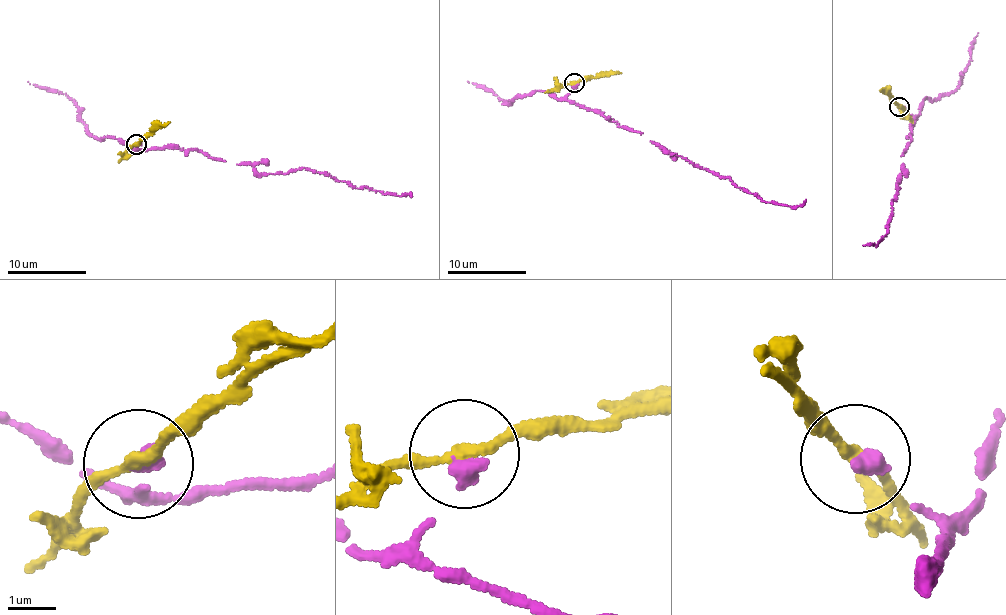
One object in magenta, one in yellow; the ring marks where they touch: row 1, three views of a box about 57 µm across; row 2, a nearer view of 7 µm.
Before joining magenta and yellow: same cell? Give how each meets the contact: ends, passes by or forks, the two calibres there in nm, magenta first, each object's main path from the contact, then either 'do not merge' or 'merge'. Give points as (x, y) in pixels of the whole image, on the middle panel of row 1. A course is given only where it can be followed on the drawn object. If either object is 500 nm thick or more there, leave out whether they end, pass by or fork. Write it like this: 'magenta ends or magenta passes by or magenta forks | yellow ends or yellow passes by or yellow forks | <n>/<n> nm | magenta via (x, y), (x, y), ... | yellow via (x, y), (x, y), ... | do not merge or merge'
magenta ends | yellow passes by | 320/180 nm | magenta via (572, 82), (568, 100), (642, 133), (693, 163), (730, 177), (736, 187), (763, 201), (797, 206), (805, 199) | yellow via (574, 82), (621, 73) | do not merge

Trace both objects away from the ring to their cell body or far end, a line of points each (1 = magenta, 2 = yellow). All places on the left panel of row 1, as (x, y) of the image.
1: (135, 145), (141, 149), (197, 150), (251, 165), (260, 173), (288, 174), (303, 168), (360, 188), (411, 197)
2: (137, 145), (170, 122)

